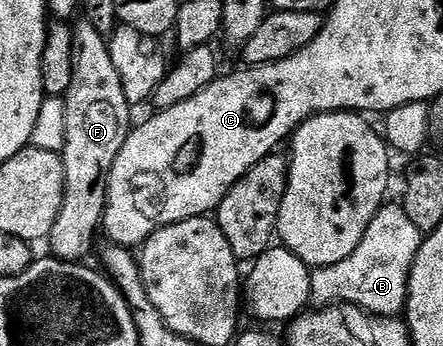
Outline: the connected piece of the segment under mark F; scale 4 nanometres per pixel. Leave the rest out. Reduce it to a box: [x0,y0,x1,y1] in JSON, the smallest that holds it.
[50,18,134,263]

